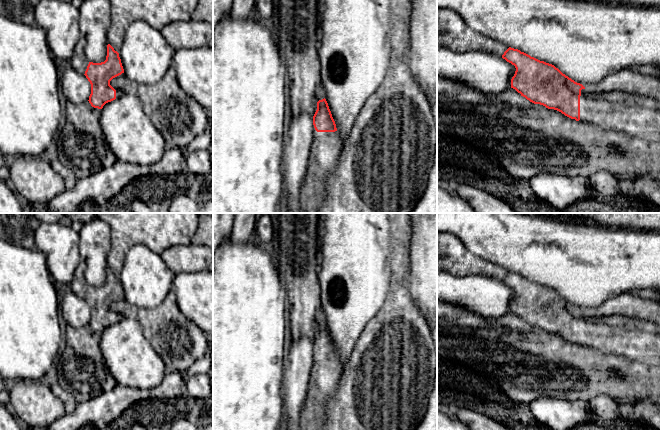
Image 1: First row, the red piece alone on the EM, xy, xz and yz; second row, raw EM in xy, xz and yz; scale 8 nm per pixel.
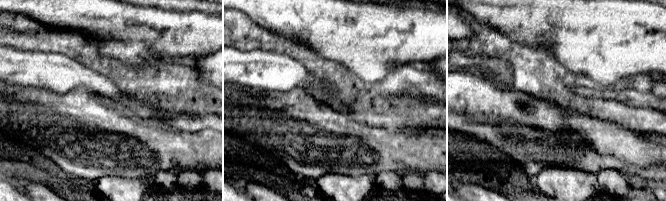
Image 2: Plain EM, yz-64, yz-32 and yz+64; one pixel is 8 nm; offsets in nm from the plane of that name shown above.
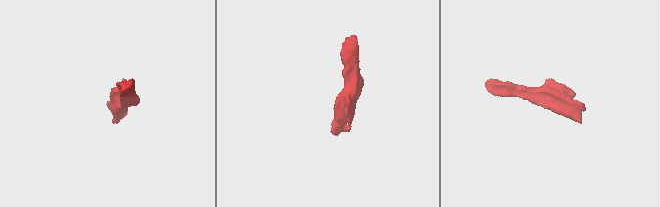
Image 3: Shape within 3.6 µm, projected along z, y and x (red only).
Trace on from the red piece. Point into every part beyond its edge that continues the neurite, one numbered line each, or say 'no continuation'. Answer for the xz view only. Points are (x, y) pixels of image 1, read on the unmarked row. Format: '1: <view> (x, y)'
1: xz (326, 370)

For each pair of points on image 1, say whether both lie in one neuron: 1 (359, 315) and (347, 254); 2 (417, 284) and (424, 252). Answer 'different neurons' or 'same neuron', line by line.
1: same neuron
2: same neuron

